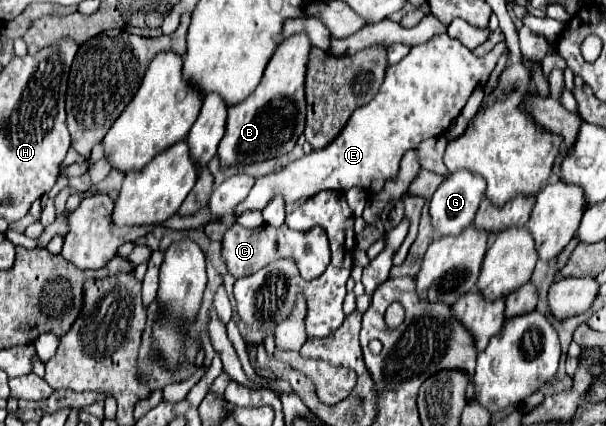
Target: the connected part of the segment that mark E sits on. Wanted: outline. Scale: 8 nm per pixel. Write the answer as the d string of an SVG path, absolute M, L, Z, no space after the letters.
M447 32L435 35L424 44L412 46L410 52L398 64L388 66L386 78L384 78L378 94L366 106L354 110L348 124L344 126L344 130L332 144L328 144L326 148L322 148L318 152L302 156L296 162L290 162L280 172L272 172L272 174L258 178L252 192L248 194L248 198L236 208L236 214L242 214L244 210L262 210L274 192L280 192L286 198L286 204L292 204L298 198L310 198L320 190L344 190L346 192L352 186L360 186L372 194L378 194L378 190L382 190L386 180L398 176L398 166L400 166L400 160L406 154L406 150L416 148L418 142L422 142L426 138L444 134L448 130L448 126L452 124L452 120L462 112L474 86L478 82L486 84L498 58L508 52L506 42L498 42L494 46L494 50L488 52L484 58L476 58L462 42L451 38Z

